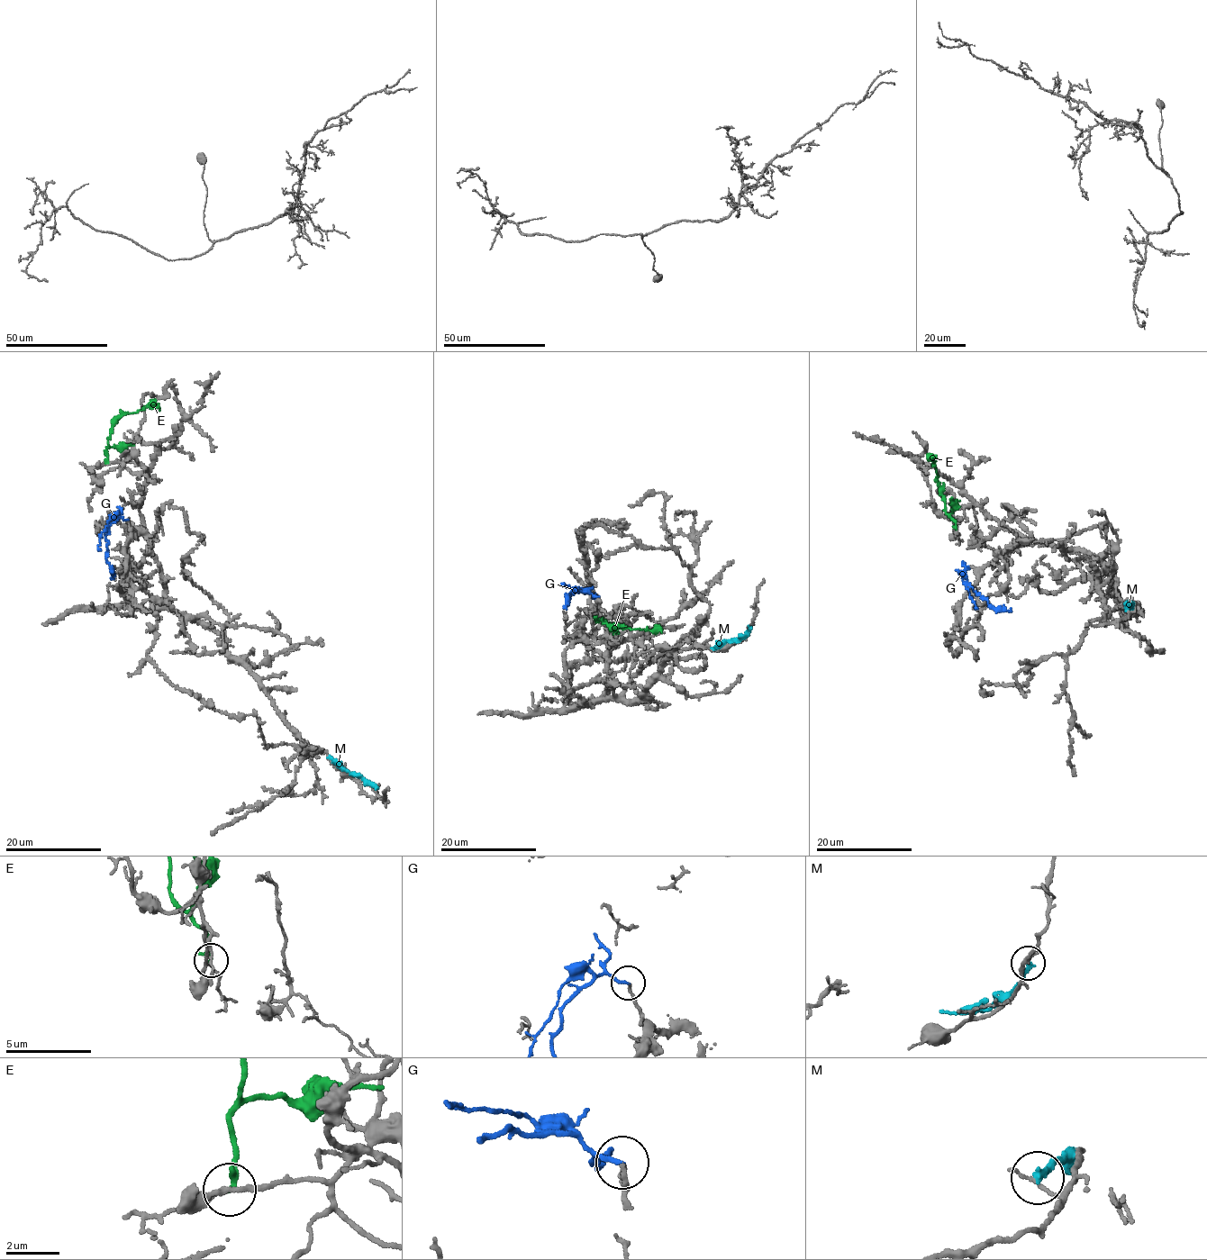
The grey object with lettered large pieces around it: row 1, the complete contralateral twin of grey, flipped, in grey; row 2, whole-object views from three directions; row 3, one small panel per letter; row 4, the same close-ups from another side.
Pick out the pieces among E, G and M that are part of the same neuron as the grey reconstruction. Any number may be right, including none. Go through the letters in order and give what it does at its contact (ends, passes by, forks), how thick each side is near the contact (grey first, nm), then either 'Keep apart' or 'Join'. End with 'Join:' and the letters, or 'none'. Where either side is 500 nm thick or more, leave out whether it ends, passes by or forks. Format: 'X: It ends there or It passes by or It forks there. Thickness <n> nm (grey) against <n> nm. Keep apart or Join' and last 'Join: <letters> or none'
E: It ends there. Thickness 150 nm (grey) against 240 nm. Keep apart
G: It ends there. Thickness 140 nm (grey) against 170 nm. Join
M: It ends there. Thickness 150 nm (grey) against 280 nm. Keep apart
Join: G

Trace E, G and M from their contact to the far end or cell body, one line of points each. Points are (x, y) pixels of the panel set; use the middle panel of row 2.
E: (594, 617), (597, 621), (603, 619), (609, 626), (661, 631)
G: (598, 597), (578, 590), (572, 592), (567, 594), (566, 608)
M: (749, 627), (738, 640), (724, 641), (712, 648)

